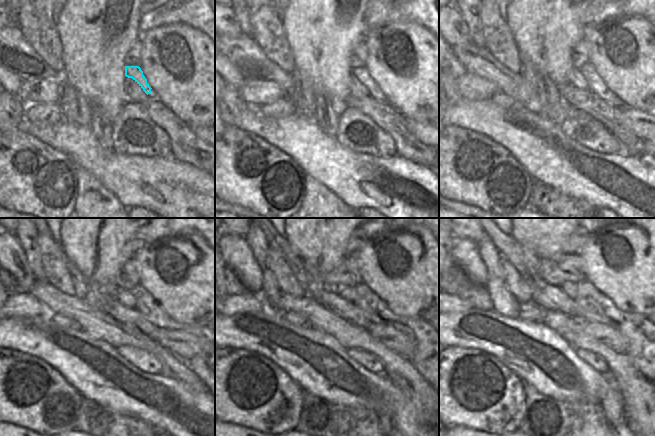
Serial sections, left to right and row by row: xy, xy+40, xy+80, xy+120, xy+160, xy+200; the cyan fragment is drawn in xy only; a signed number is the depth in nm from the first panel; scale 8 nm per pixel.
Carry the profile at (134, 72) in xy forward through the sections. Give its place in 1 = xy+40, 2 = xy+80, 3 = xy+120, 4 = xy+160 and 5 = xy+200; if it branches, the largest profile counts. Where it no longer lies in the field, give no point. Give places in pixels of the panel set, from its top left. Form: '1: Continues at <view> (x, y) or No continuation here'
1: Continues at xy+40 (361, 73)
2: Continues at xy+80 (595, 82)
3: Continues at xy+120 (145, 299)
4: Continues at xy+160 (369, 298)
5: Continues at xy+200 (594, 297).

